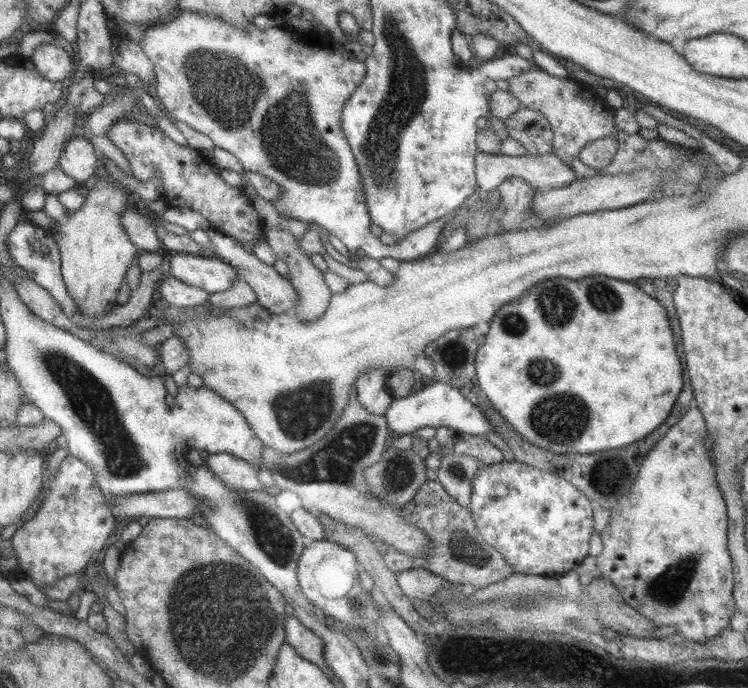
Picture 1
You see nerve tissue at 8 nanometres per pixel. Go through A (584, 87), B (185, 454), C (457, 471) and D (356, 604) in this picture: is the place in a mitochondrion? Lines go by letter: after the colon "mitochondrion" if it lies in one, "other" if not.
A: other
B: other
C: mitochondrion
D: mitochondrion

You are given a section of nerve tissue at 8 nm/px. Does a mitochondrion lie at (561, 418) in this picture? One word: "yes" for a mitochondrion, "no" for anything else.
yes

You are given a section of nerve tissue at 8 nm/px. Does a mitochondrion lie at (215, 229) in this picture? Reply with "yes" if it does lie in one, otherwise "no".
no

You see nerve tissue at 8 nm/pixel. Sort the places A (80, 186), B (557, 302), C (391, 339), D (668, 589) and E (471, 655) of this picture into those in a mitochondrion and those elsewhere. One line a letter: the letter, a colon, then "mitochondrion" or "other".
A: other
B: mitochondrion
C: other
D: mitochondrion
E: mitochondrion

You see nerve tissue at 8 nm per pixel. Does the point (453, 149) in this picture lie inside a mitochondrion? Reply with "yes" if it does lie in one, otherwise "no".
no

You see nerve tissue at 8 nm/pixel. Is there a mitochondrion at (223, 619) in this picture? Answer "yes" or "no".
yes

